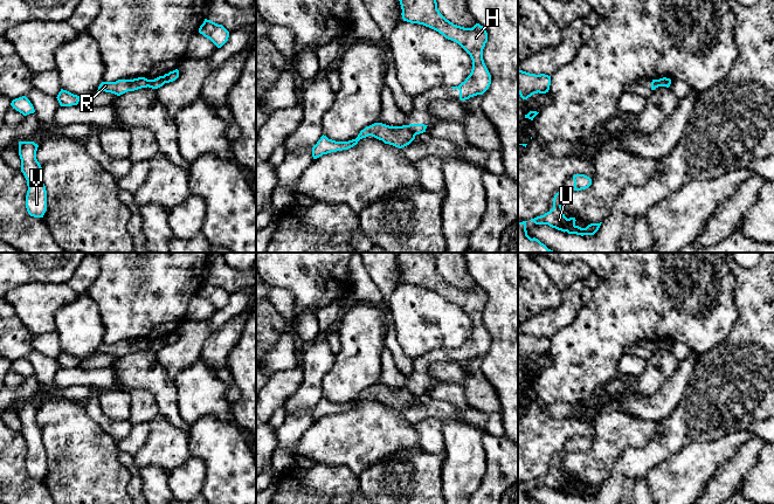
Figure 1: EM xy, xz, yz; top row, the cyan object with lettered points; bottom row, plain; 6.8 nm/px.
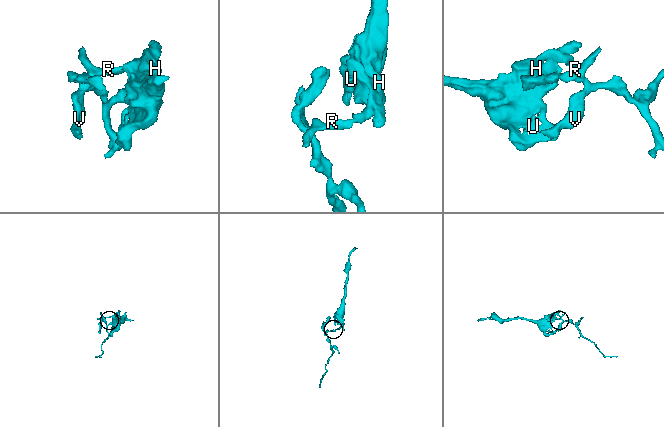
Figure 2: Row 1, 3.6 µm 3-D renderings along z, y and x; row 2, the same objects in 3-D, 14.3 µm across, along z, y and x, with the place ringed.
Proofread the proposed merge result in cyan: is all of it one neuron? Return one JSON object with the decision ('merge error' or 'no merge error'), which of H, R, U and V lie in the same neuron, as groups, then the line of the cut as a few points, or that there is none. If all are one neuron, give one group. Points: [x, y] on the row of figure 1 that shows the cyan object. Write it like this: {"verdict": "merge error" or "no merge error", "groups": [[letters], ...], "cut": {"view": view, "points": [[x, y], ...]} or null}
{"verdict": "merge error", "groups": [["H", "U"], ["R", "V"]], "cut": {"view": "xz", "points": [[406, 125], [415, 135]]}}

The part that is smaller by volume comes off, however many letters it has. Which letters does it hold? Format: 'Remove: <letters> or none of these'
Remove: R, V

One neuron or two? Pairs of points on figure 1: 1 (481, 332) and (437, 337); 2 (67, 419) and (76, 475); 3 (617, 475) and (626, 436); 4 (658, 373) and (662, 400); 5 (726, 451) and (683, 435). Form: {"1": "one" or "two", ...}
{"1": "two", "2": "one", "3": "two", "4": "two", "5": "two"}

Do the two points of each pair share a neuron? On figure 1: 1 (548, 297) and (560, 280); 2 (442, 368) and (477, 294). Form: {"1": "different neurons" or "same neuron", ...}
{"1": "different neurons", "2": "different neurons"}

